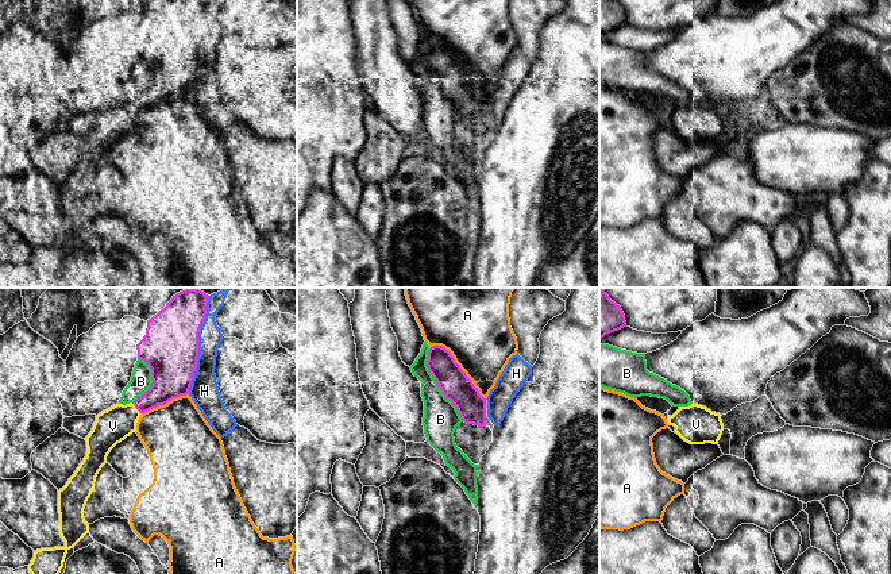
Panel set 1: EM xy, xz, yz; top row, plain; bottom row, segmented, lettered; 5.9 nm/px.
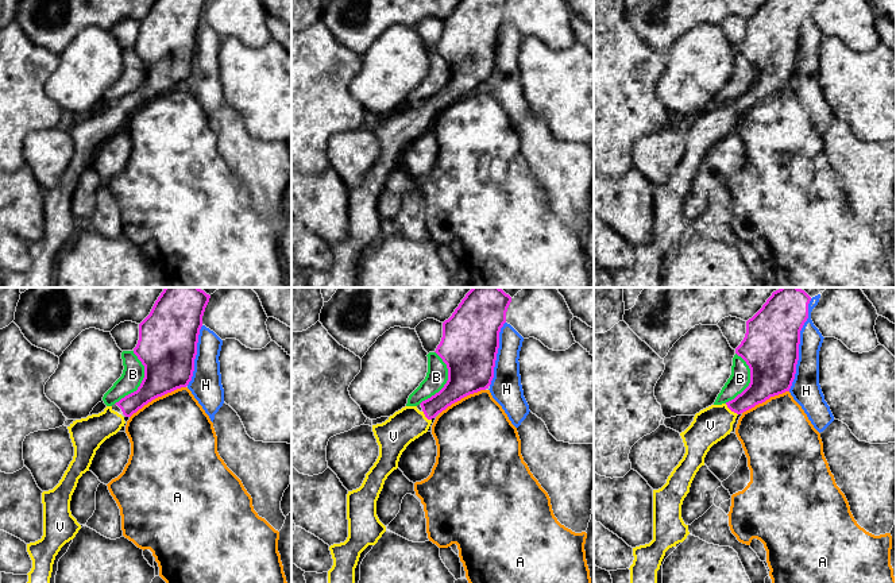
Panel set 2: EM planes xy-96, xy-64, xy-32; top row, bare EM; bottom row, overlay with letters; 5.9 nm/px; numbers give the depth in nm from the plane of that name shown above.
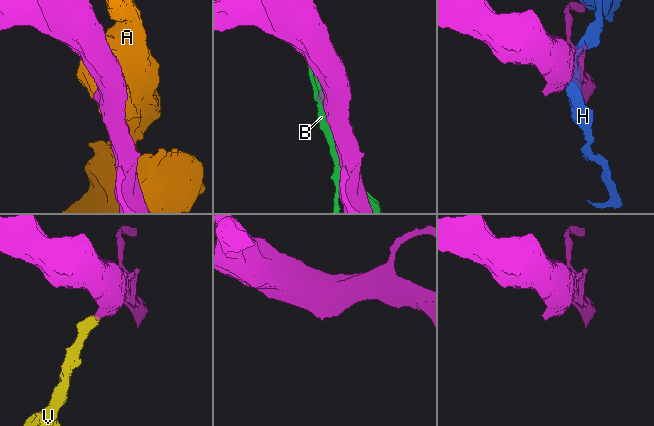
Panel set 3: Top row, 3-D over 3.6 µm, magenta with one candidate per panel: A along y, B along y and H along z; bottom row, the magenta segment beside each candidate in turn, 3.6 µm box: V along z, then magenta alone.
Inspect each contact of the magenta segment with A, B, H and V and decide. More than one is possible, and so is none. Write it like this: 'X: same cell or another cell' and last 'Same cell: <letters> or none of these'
A: another cell
B: another cell
H: another cell
V: same cell
Same cell: V

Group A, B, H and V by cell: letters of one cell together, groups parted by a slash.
A / B / H / V

